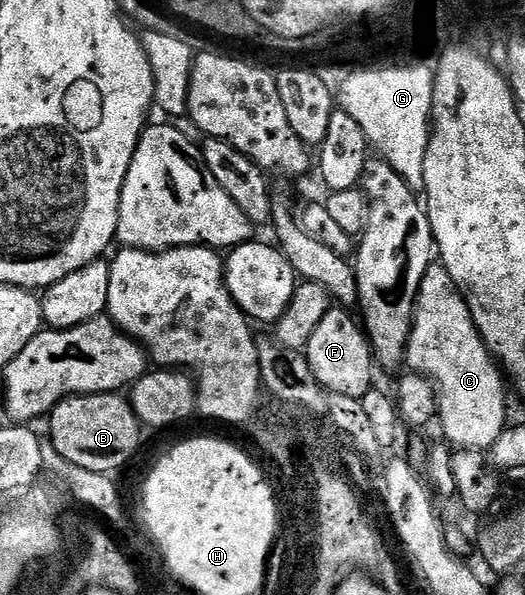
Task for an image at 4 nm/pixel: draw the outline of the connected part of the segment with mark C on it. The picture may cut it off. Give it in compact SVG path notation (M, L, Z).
M432 262L421 282L405 364L410 371L420 372L434 382L439 397L437 420L443 423L446 439L456 449L488 450L494 446L509 424L509 384L485 346L458 286L449 278L442 263Z

